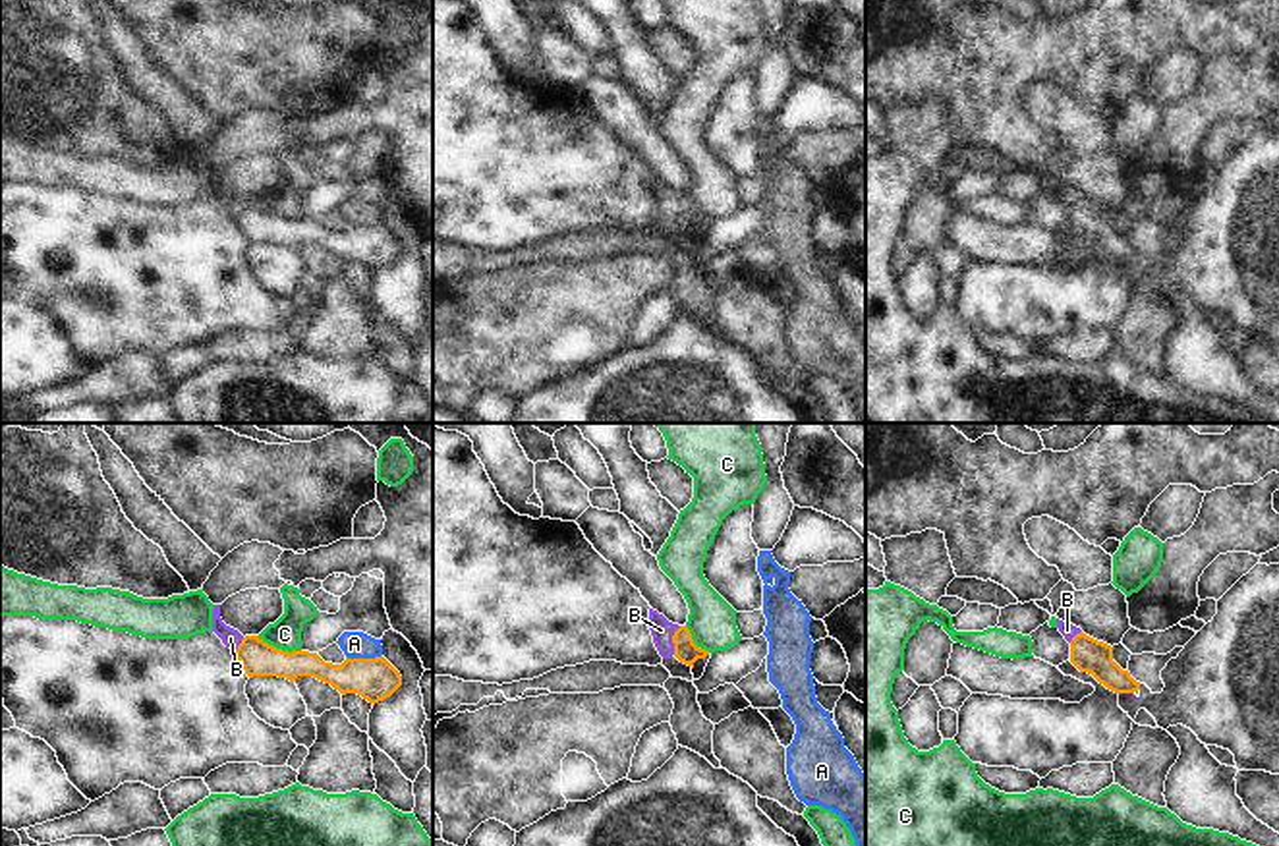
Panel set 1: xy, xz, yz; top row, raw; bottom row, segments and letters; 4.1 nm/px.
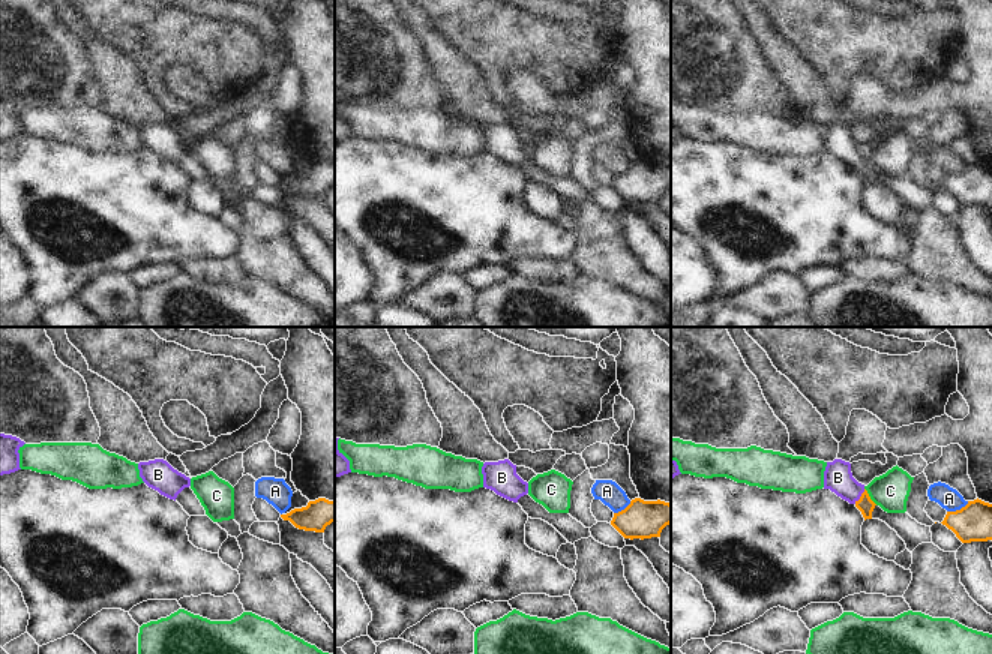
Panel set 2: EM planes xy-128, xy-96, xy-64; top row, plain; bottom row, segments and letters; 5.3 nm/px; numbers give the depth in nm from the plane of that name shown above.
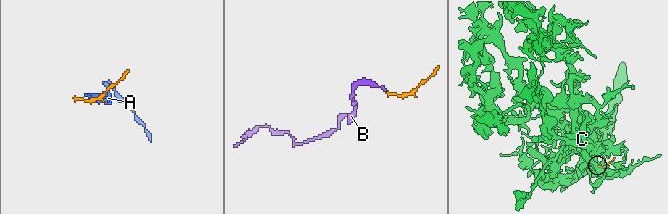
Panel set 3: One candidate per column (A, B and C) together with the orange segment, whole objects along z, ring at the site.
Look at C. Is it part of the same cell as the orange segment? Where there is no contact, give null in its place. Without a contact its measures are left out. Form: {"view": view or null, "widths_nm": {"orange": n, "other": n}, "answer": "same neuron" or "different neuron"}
{"view": "xy", "widths_nm": {"orange": 140, "other": 130}, "answer": "different neuron"}

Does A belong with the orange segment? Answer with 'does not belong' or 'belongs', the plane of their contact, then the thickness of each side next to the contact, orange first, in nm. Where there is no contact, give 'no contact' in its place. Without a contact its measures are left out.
does not belong; contact in xy; calibres 180 and 110 nm

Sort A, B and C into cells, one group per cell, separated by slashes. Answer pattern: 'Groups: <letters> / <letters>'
Groups: A / B / C.

